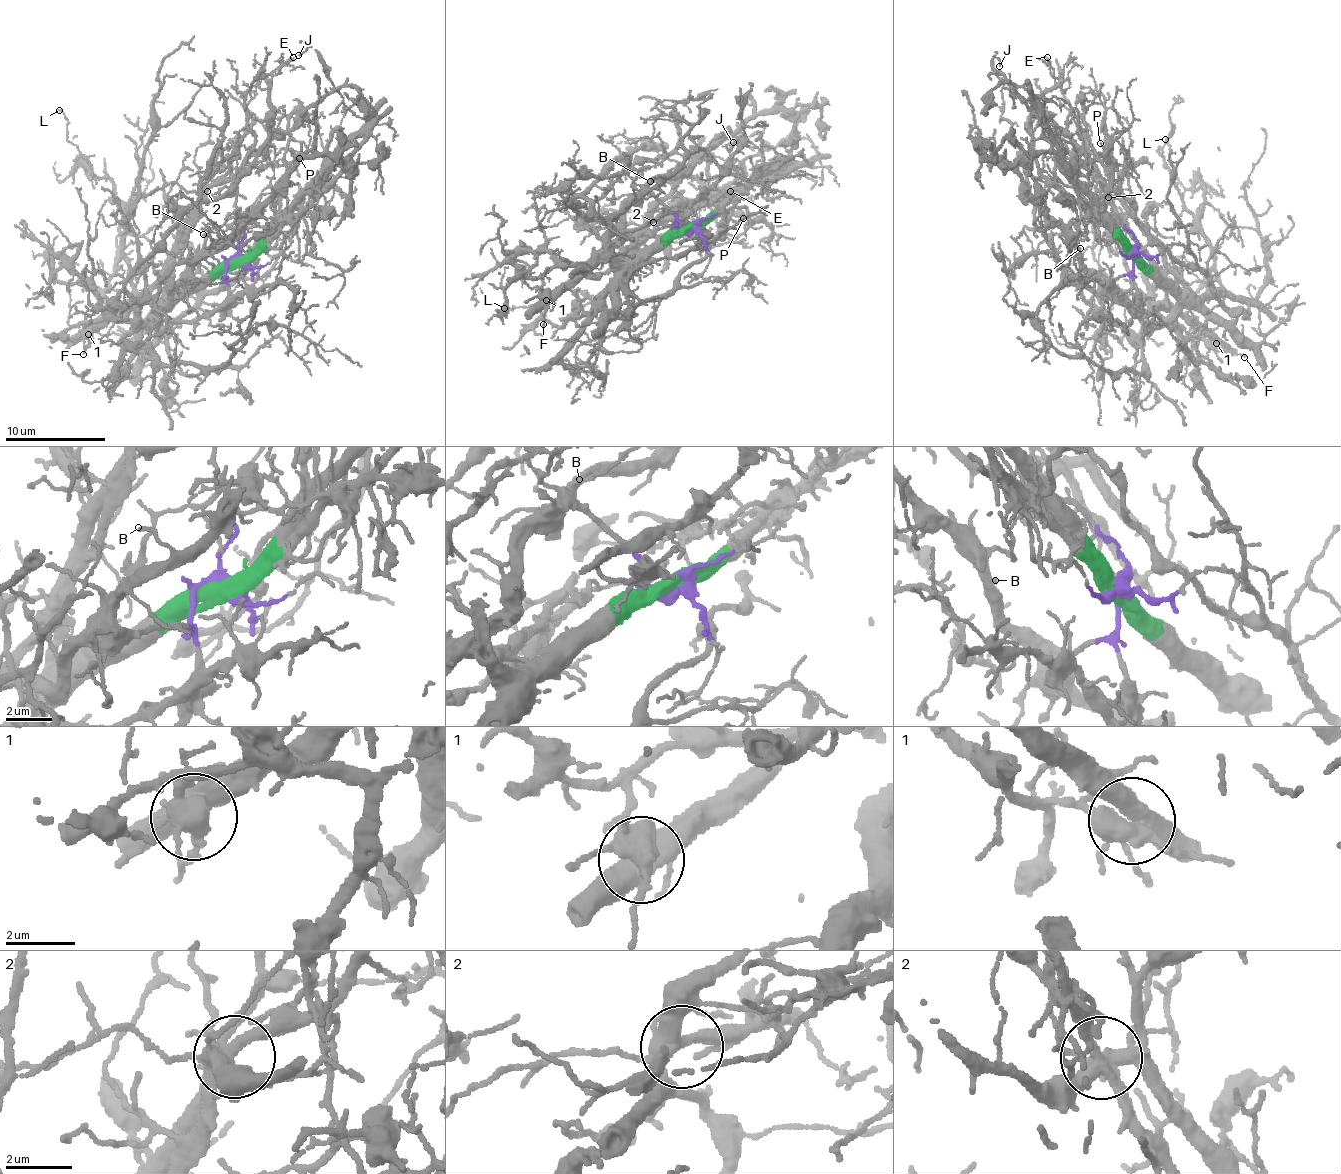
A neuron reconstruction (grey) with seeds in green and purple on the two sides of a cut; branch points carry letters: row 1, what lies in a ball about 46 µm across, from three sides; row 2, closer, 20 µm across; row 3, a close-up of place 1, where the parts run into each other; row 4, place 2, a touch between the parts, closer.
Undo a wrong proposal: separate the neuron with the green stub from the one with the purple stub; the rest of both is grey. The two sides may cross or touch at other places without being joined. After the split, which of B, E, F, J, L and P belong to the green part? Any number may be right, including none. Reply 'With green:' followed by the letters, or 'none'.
With green: E, F, L, P

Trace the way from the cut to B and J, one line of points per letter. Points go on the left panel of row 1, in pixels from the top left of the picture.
B: (238, 258), (228, 262), (223, 278), (197, 279), (192, 268), (216, 243), (203, 235)
J: (238, 258), (165, 305), (149, 295), (212, 185), (332, 90), (320, 55), (297, 54)

